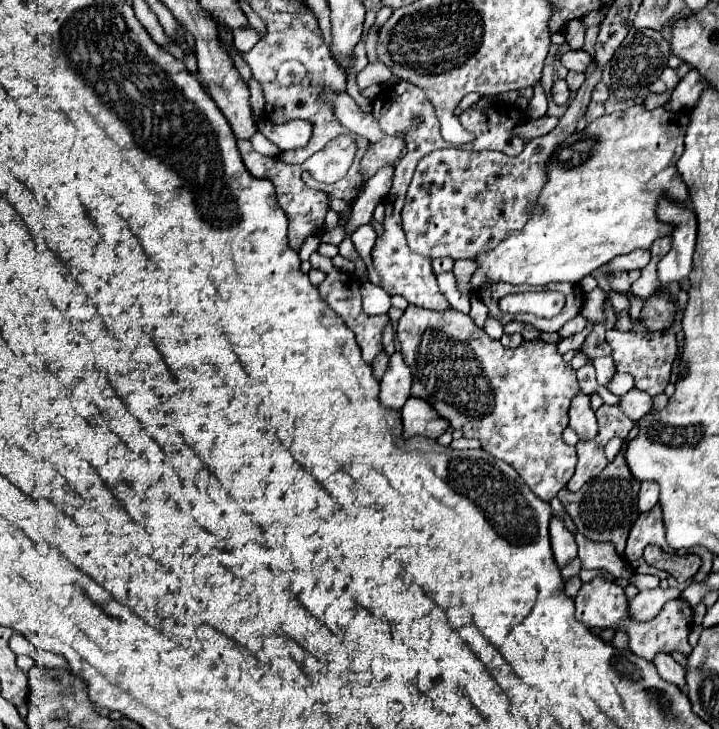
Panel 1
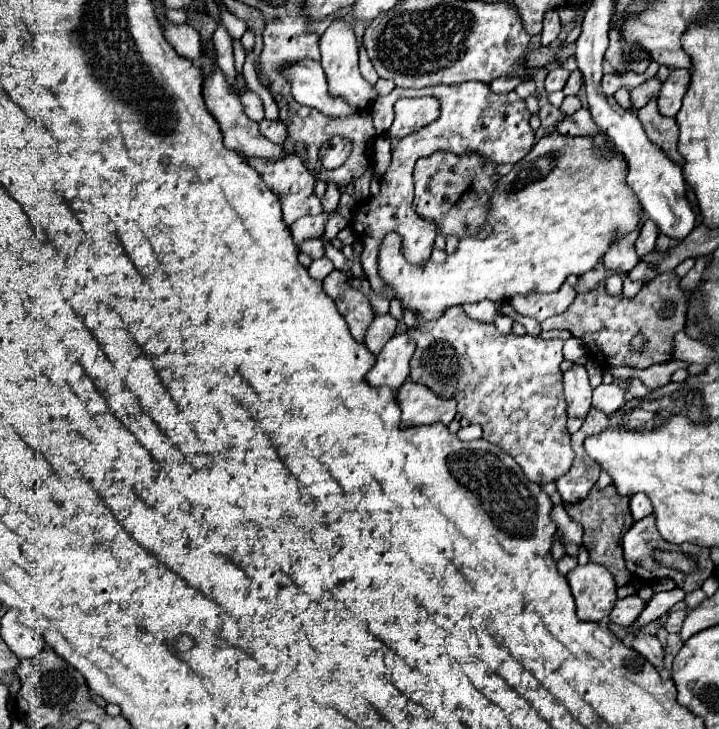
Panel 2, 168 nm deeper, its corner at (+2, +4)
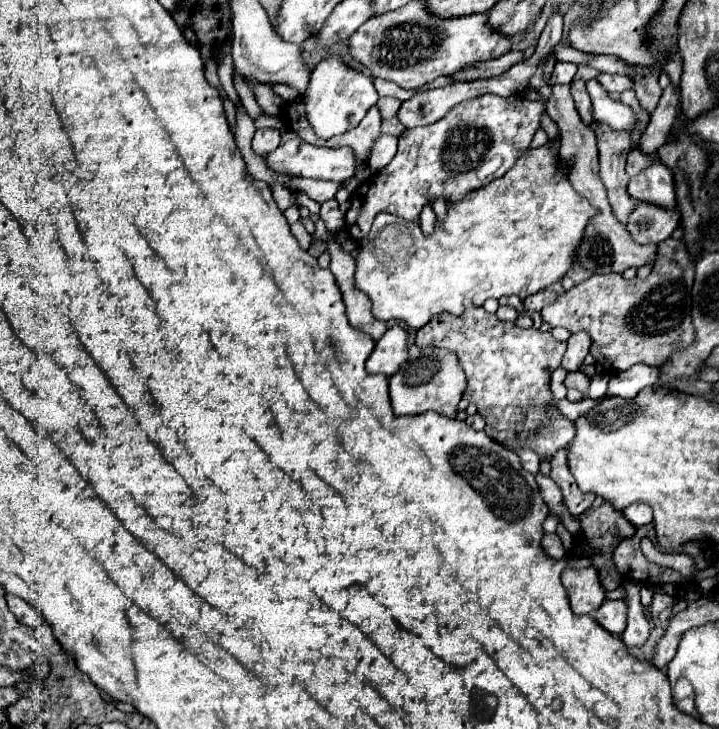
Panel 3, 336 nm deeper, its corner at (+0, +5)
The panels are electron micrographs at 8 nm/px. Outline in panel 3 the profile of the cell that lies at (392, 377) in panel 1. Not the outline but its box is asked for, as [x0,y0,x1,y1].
[367,326,407,376]

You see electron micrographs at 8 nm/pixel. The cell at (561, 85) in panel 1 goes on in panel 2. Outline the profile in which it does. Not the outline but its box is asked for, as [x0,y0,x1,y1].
[545,67,569,93]

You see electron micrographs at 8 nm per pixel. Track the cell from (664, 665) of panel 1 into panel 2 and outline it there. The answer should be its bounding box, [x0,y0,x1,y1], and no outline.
[631,635,665,669]

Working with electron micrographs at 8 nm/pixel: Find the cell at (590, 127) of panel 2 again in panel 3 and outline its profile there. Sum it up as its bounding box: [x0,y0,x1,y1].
[625,150,653,178]

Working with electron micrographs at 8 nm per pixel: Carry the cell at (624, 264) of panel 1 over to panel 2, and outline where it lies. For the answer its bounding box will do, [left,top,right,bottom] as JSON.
[635,221,659,257]

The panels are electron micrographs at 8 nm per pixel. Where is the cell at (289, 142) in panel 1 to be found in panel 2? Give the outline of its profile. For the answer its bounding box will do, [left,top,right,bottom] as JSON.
[261,119,289,145]

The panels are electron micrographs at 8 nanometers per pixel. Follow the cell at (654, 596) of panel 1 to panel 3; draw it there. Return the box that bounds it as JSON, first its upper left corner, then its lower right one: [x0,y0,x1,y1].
[593,600,625,636]

